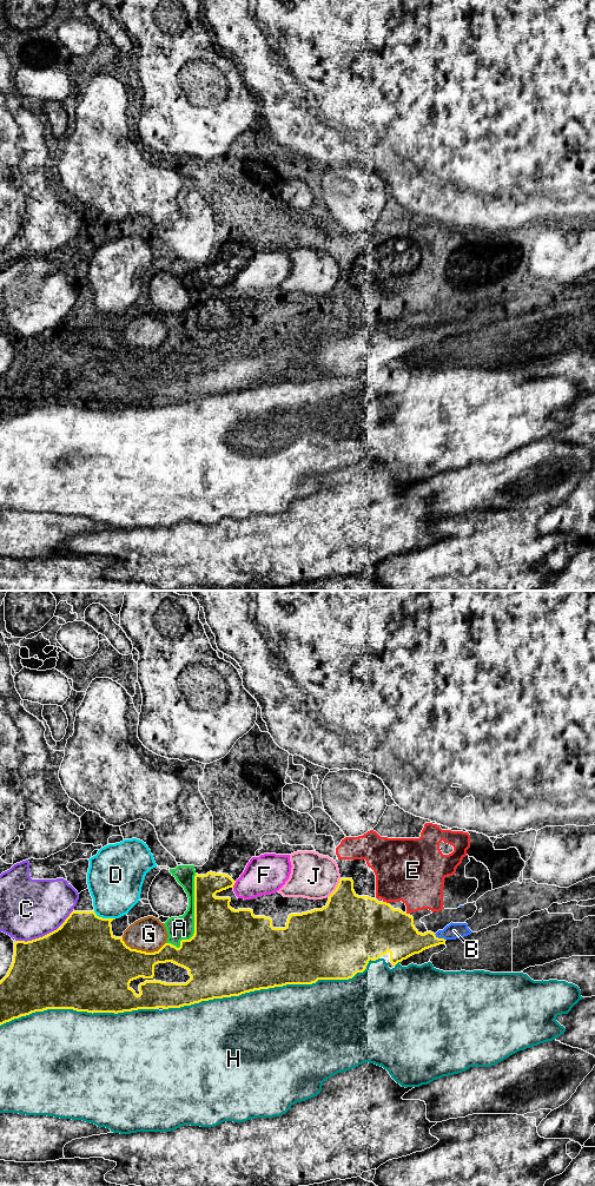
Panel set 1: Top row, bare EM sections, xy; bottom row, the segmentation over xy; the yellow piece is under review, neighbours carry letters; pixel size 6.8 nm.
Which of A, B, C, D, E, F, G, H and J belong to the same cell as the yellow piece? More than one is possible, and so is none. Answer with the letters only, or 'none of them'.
none of them

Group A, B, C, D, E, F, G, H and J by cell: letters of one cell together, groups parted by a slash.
A / B E / C / D / F / G / H / J

